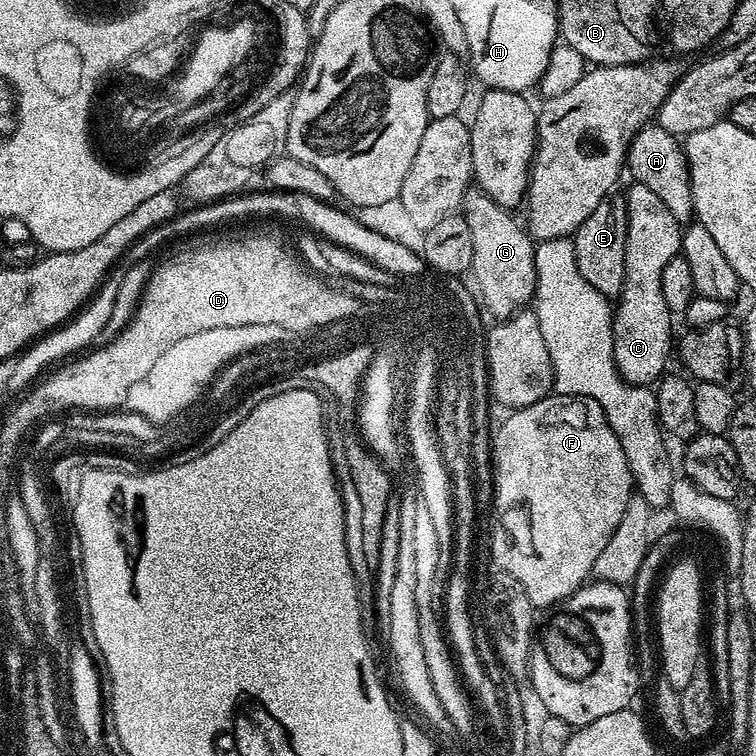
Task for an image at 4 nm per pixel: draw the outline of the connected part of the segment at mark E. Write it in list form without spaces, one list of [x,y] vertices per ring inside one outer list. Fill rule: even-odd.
[[[618,194],[609,195],[578,226],[578,230],[571,237],[574,242],[574,254],[578,262],[578,270],[594,290],[598,290],[603,296],[609,298],[619,297],[624,285],[624,267],[626,266],[626,234],[628,233],[628,207],[624,201],[624,196]]]

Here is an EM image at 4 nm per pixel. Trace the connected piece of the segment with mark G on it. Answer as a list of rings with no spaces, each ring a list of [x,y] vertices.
[[[470,186],[461,204],[471,234],[470,276],[478,284],[481,305],[497,319],[509,319],[535,297],[536,253],[531,235],[512,218],[509,209],[494,203],[480,188]]]

